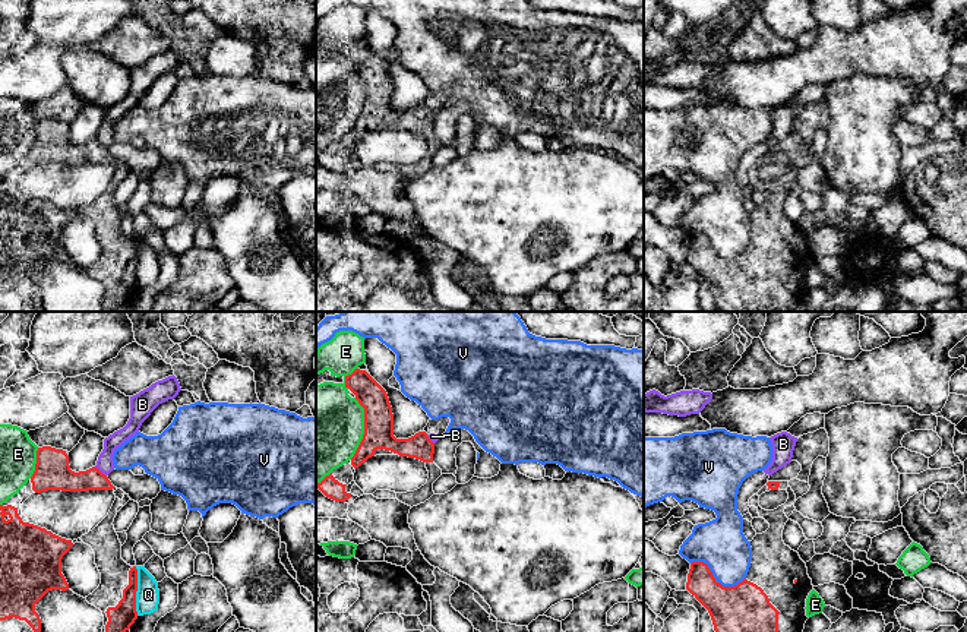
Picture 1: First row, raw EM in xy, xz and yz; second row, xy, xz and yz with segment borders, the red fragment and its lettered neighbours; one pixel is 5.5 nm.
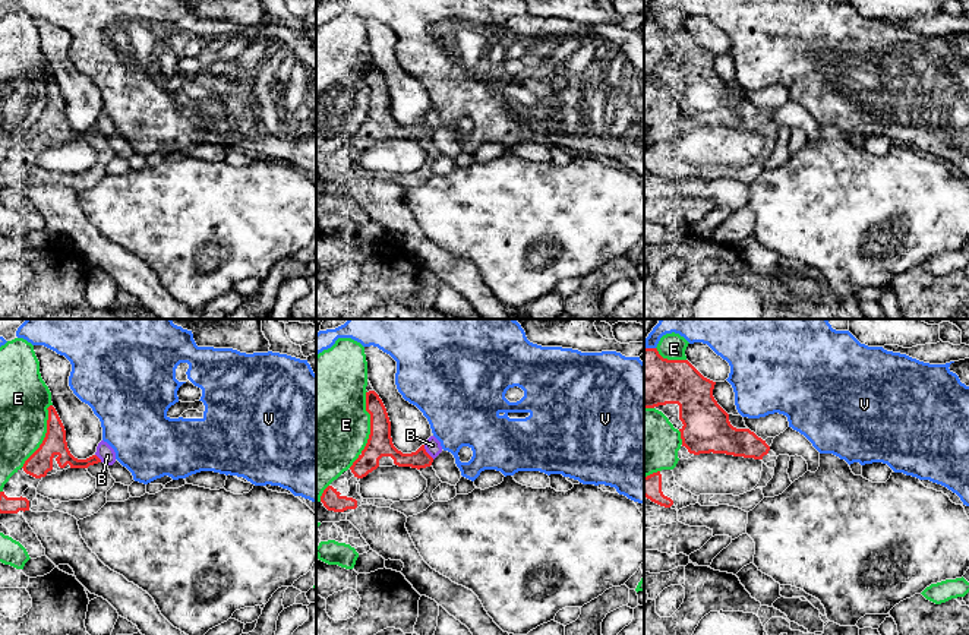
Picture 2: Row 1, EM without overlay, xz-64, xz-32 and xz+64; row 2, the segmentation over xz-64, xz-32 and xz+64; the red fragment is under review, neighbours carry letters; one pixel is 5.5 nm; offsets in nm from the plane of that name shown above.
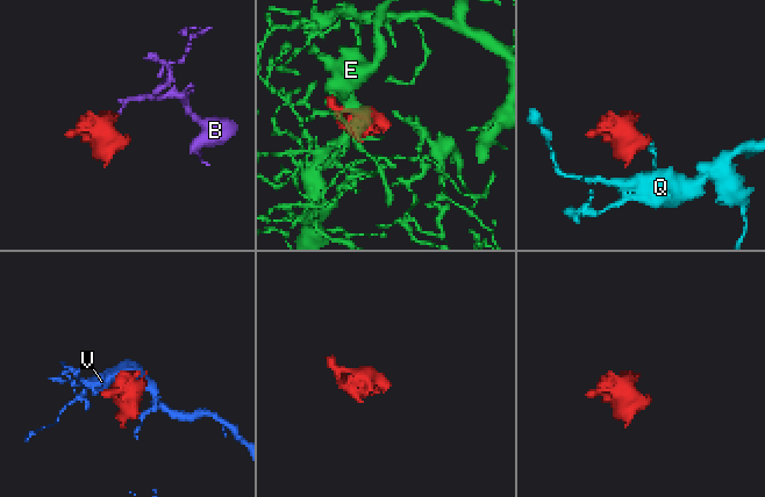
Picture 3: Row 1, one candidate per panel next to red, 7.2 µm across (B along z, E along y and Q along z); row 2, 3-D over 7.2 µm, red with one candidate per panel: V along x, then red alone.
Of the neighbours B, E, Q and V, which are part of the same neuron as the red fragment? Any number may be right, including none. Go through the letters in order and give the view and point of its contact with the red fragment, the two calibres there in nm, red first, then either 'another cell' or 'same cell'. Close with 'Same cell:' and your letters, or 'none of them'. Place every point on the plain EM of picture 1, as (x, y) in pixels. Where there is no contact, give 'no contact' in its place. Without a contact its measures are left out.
B: contact xy (100, 144); calibres 180 and 90 nm; another cell
E: contact xz (365, 101); calibres 160 and 480 nm; another cell
Q: contact xy (136, 262); calibres 140 and 130 nm; another cell
V: contact yz (714, 252); calibres 340 and 280 nm; another cell
Same cell: none of them

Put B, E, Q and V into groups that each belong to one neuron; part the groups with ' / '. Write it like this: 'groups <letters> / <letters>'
groups B / E / Q / V

